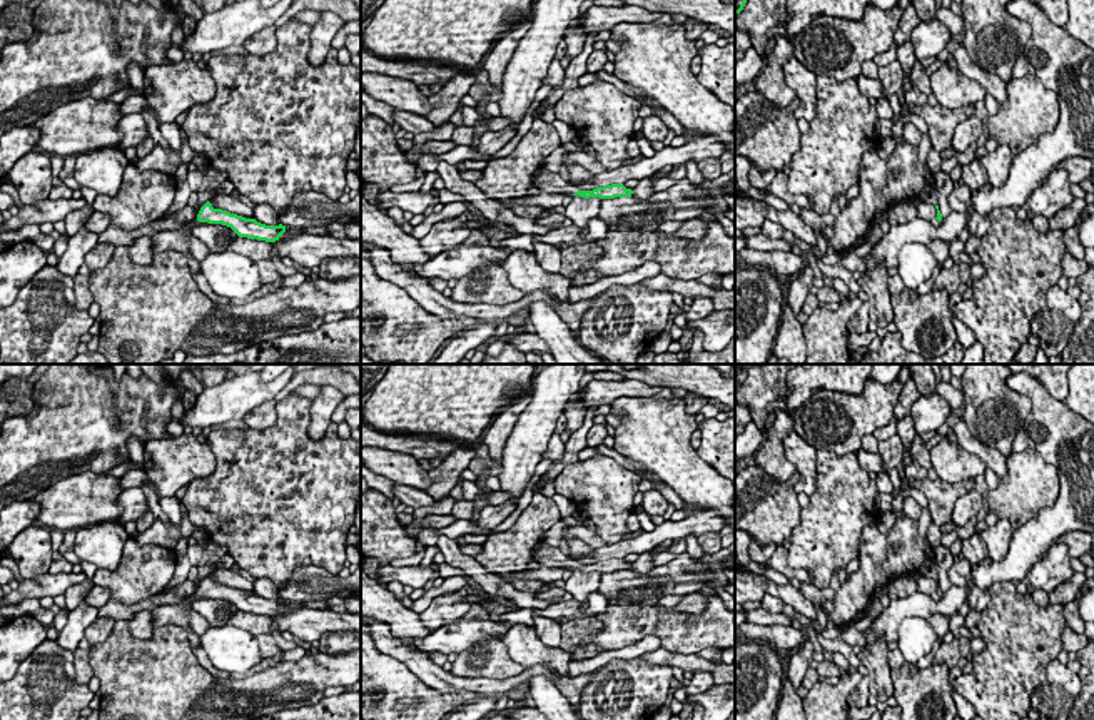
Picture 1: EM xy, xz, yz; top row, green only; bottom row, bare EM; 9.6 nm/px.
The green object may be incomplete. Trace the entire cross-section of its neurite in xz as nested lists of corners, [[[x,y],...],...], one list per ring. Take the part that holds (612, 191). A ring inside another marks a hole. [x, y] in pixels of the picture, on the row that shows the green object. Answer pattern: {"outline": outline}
{"outline": [[[539,169],[533,174],[533,187],[541,192],[550,194],[565,194],[565,195],[580,195],[585,199],[600,197],[600,199],[615,199],[615,197],[631,197],[633,190],[626,189],[623,184],[611,184],[596,187],[593,190],[580,190],[566,182],[560,174],[550,172],[546,169]]]}

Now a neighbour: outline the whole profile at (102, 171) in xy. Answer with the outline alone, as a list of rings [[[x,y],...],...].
[[[104,147],[89,154],[79,154],[75,160],[75,180],[97,194],[115,197],[122,185],[129,159],[119,147]]]

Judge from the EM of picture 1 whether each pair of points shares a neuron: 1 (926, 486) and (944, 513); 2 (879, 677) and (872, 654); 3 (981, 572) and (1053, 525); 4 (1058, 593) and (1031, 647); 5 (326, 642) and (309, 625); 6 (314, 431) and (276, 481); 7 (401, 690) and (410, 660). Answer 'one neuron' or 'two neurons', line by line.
1: one neuron
2: one neuron
3: one neuron
4: two neurons
5: two neurons
6: two neurons
7: two neurons

